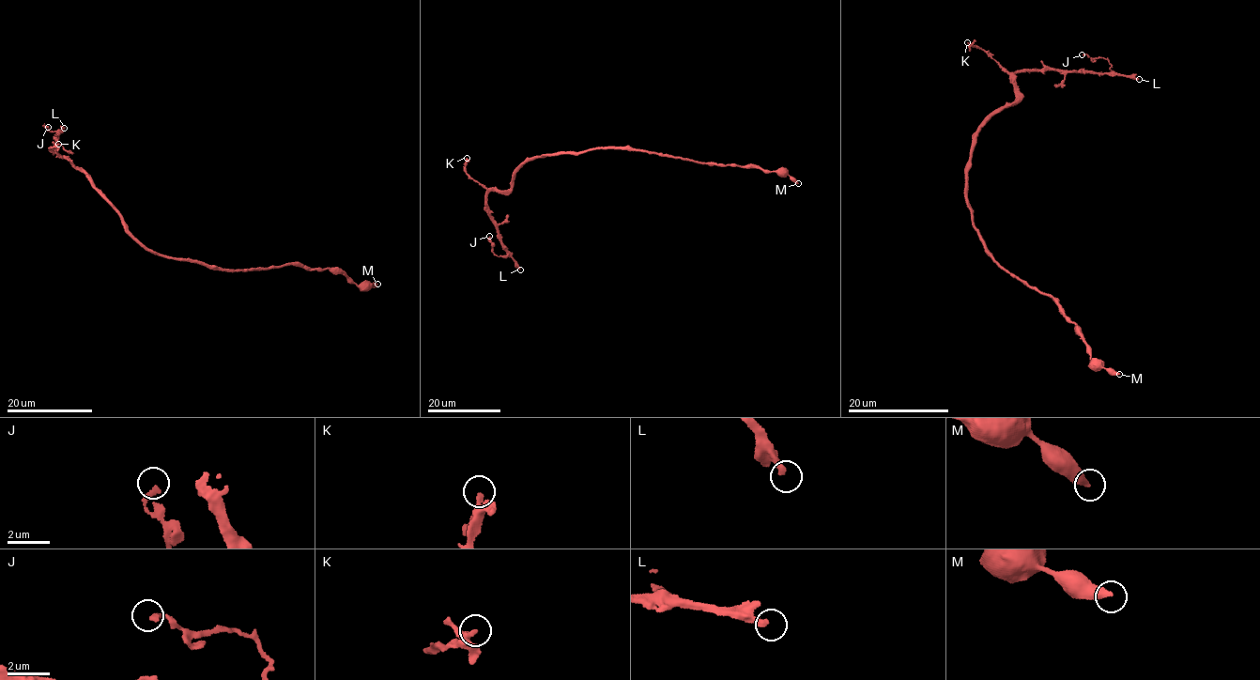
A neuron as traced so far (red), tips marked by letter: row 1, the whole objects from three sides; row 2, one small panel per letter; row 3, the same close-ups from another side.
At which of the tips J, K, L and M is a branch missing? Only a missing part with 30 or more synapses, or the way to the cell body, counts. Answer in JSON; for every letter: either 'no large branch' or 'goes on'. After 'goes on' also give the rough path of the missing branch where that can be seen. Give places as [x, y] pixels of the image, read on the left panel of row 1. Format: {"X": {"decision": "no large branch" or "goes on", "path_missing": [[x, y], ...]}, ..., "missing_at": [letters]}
{"J": {"decision": "no large branch"}, "K": {"decision": "no large branch"}, "L": {"decision": "goes on", "path_missing": [[64, 128], [77, 107], [73, 96], [80, 84], [87, 81], [93, 84]]}, "M": {"decision": "no large branch"}, "missing_at": ["L"]}

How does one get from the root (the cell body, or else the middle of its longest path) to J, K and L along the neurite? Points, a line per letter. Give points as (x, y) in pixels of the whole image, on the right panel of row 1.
J: (972, 210), (963, 190), (972, 151), (988, 119), (1013, 106), (1015, 74), (1113, 72), (1106, 59), (1082, 54)
K: (972, 210), (963, 190), (973, 146), (988, 119), (1013, 106), (1016, 99), (1009, 74), (978, 47), (967, 42)
L: (972, 210), (963, 190), (972, 151), (988, 119), (1013, 106), (1015, 74), (1083, 69), (1132, 75), (1139, 79)

